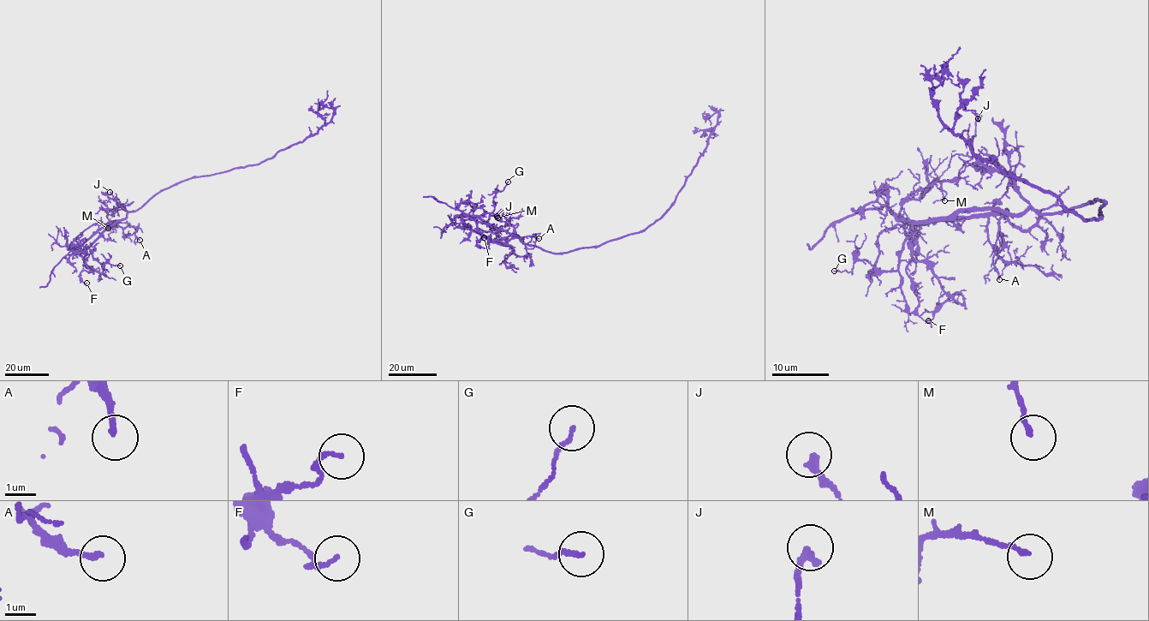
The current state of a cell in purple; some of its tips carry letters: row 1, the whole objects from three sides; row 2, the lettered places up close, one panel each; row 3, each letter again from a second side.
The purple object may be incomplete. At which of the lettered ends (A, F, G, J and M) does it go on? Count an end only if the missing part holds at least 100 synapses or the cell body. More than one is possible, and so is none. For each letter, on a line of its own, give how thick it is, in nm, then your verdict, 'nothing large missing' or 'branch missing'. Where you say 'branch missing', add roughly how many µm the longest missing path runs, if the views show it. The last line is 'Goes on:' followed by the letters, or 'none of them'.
A: 160 nm thick; nothing large missing
F: 110 nm thick; nothing large missing
G: 120 nm thick; nothing large missing
J: 240 nm thick; nothing large missing
M: 150 nm thick; nothing large missing
Goes on: none of them

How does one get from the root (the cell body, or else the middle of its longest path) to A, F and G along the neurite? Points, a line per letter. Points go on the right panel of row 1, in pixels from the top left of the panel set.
A: (1093, 203), (1050, 214), (975, 206), (917, 223), (901, 217), (920, 224), (1007, 211), (992, 259), (999, 279)
F: (1093, 203), (1050, 214), (975, 206), (913, 222), (910, 255), (964, 304), (957, 293), (928, 320)
G: (1093, 203), (1050, 214), (961, 208), (913, 224), (894, 271), (859, 259), (849, 272), (834, 271)

